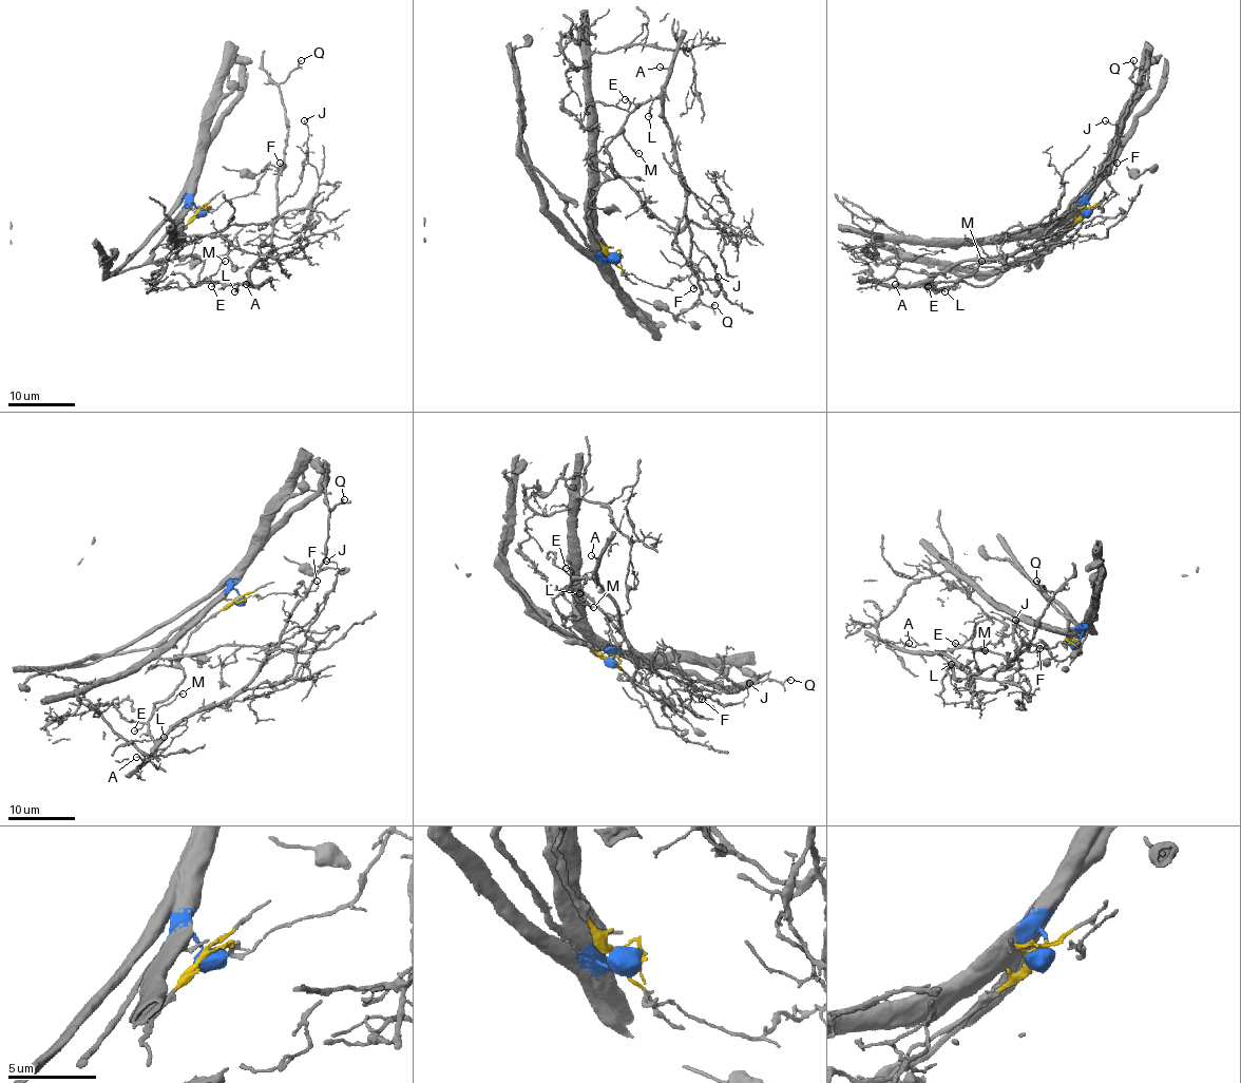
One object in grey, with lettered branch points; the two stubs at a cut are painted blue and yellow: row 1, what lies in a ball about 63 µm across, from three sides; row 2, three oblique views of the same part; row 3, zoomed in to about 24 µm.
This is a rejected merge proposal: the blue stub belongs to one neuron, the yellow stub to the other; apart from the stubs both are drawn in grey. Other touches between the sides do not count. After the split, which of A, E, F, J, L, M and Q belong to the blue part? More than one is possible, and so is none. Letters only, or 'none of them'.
none of them

